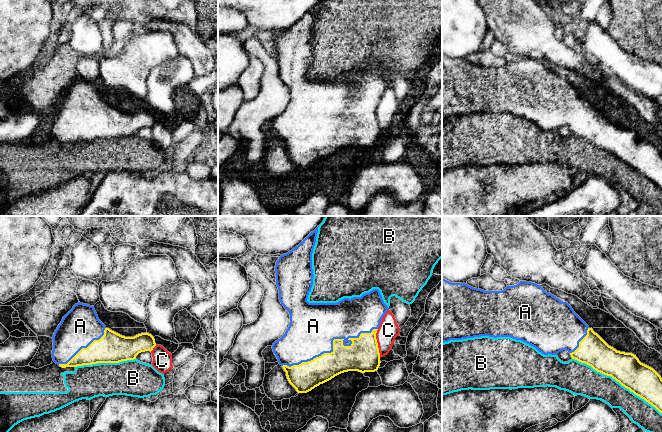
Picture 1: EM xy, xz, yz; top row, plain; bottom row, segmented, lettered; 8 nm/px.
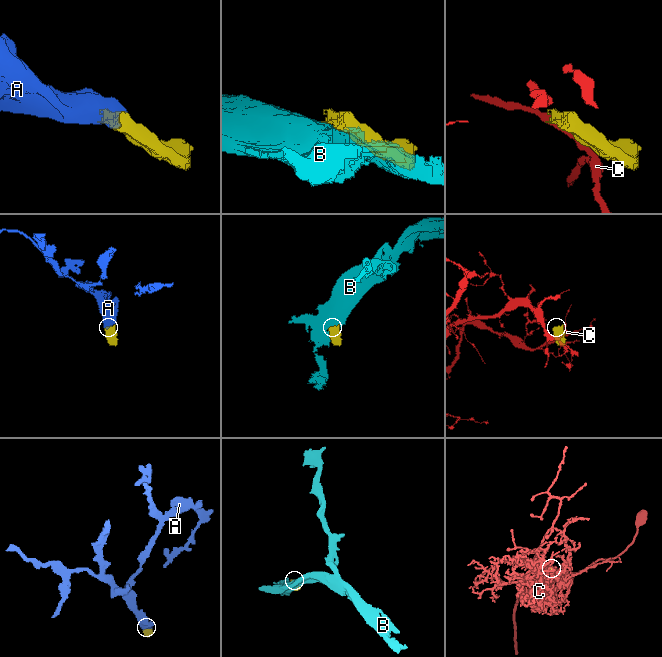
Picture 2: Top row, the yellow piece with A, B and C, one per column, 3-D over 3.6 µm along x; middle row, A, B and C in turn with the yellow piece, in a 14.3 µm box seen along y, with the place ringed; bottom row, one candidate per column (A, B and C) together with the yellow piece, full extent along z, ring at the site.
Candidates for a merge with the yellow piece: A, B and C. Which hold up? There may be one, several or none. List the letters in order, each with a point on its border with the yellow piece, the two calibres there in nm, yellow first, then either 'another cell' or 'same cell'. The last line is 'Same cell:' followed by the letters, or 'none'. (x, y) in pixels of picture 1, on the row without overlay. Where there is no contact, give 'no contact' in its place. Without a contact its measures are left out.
A: xz (333, 120) | 240/380 nm | same cell
B: yz (617, 157) | 240/240 nm | another cell
C: xz (377, 119) | 260/160 nm | another cell
Same cell: A

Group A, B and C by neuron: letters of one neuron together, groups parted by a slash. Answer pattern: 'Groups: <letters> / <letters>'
Groups: A / B / C

